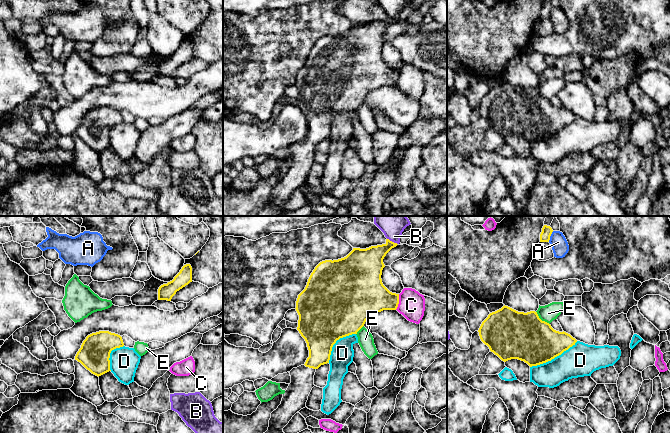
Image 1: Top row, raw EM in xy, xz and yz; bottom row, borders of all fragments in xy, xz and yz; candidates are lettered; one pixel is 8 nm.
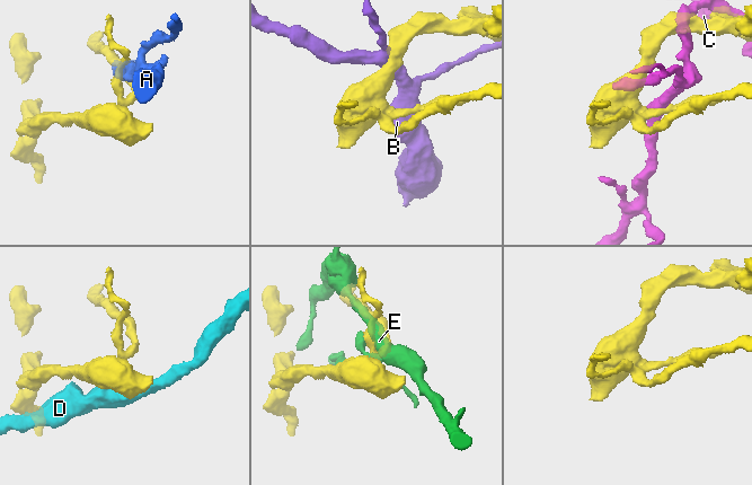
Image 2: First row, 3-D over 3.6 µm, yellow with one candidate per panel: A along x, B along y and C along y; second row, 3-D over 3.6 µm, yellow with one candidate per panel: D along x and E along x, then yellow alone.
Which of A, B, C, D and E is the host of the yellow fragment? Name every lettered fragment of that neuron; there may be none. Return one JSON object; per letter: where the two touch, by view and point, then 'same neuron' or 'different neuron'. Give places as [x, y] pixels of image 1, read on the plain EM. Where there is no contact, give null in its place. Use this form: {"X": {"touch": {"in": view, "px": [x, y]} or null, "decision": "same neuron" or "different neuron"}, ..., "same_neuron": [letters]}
{"A": {"touch": {"in": "yz", "px": [550, 11]}, "decision": "different neuron"}, "B": {"touch": {"in": "xz", "px": [391, 17]}, "decision": "different neuron"}, "C": {"touch": {"in": "xz", "px": [398, 78]}, "decision": "different neuron"}, "D": {"touch": {"in": "yz", "px": [553, 134]}, "decision": "different neuron"}, "E": {"touch": {"in": "yz", "px": [540, 95]}, "decision": "different neuron"}, "same_neuron": []}

